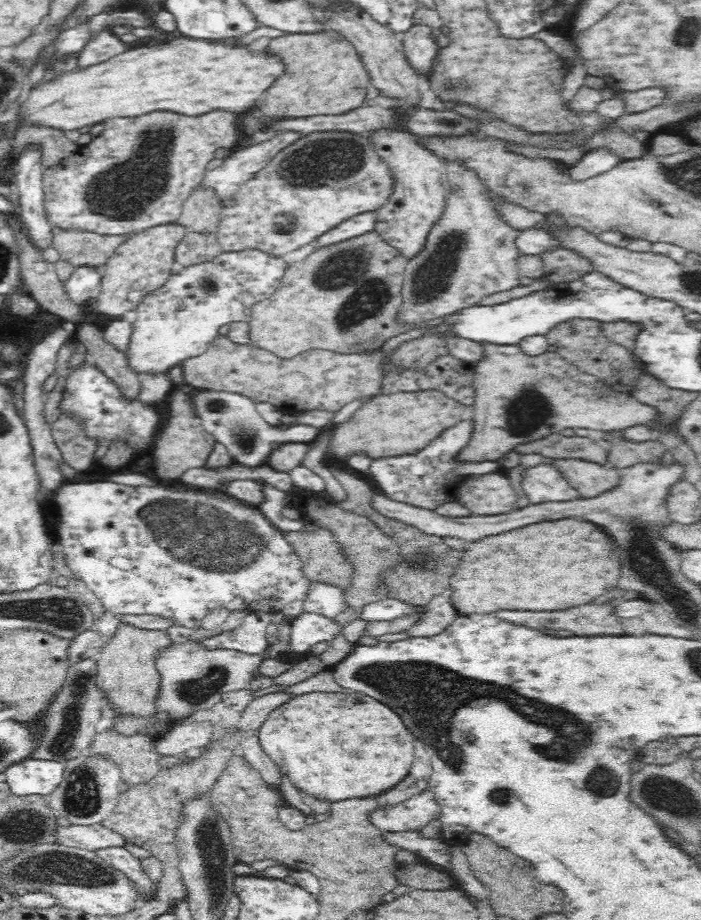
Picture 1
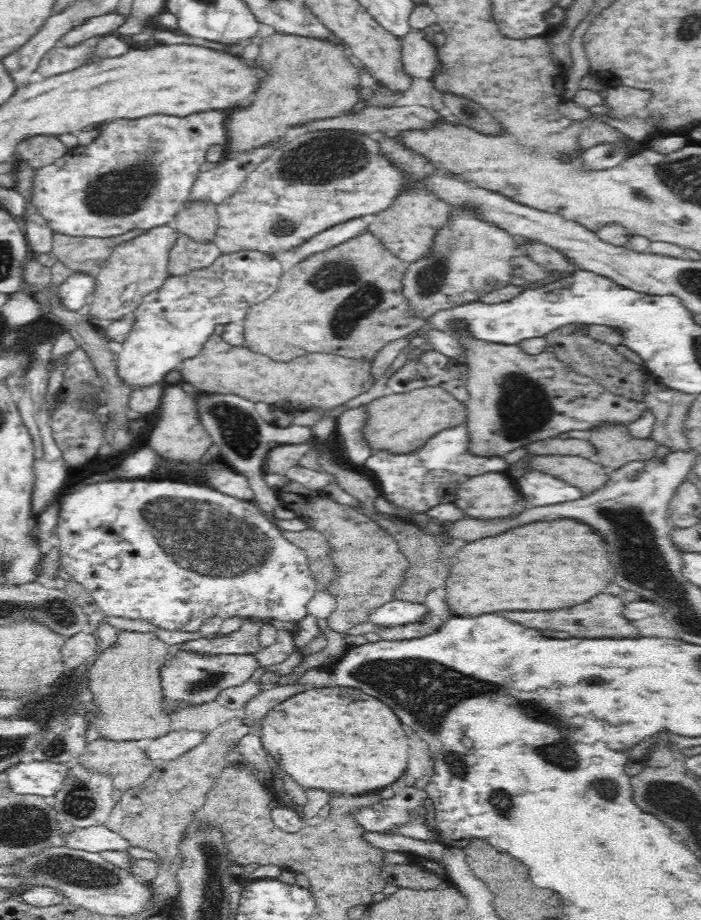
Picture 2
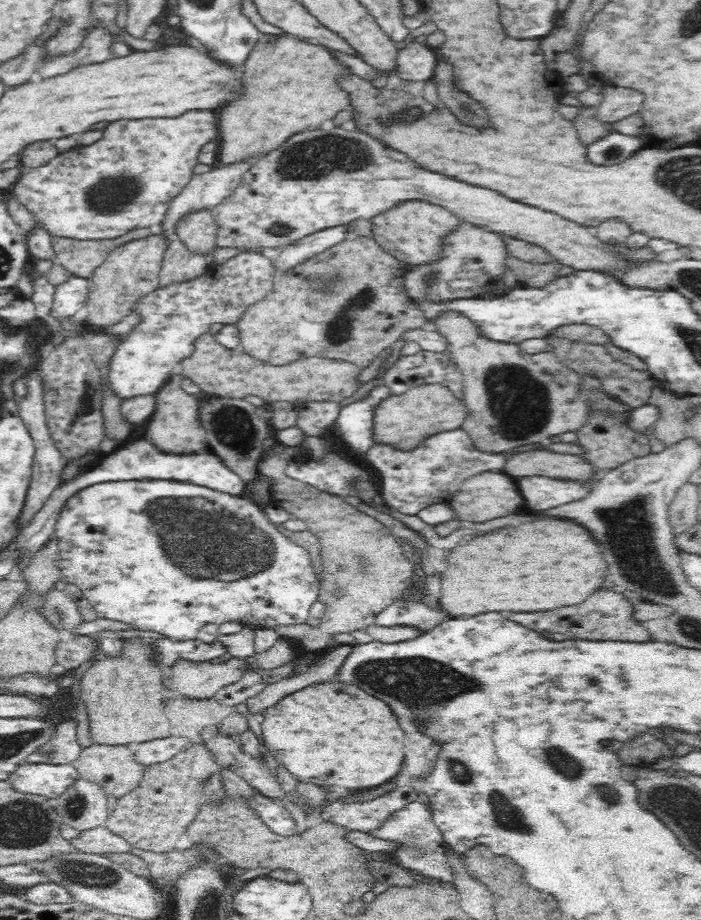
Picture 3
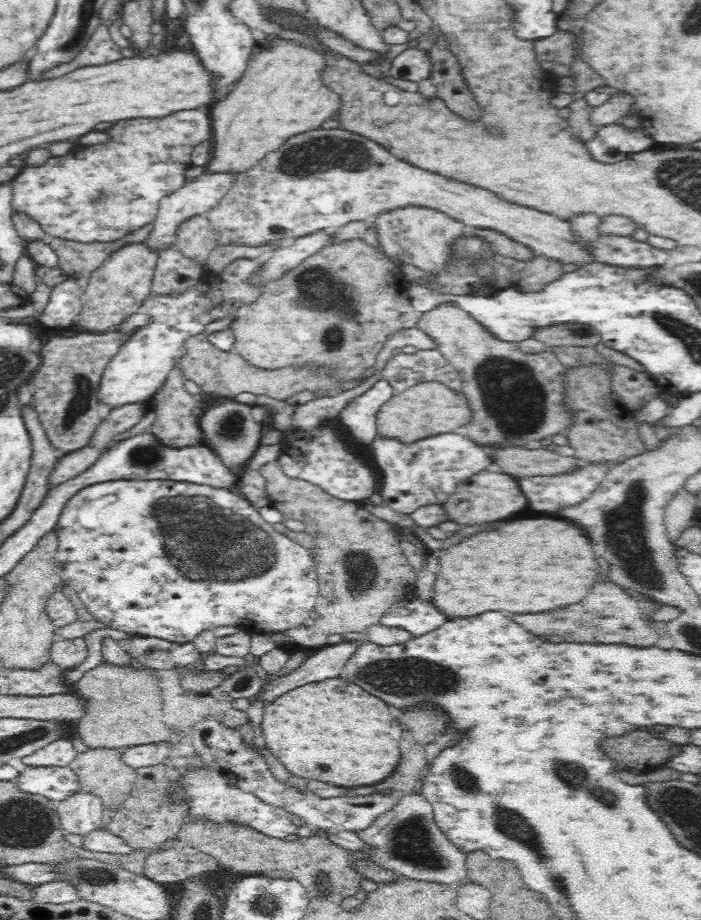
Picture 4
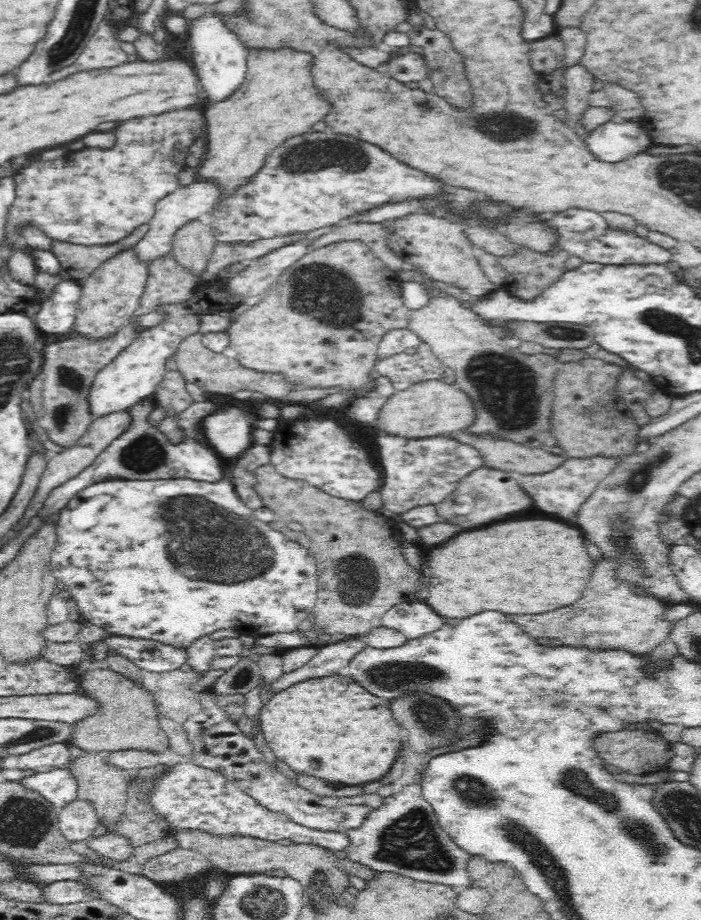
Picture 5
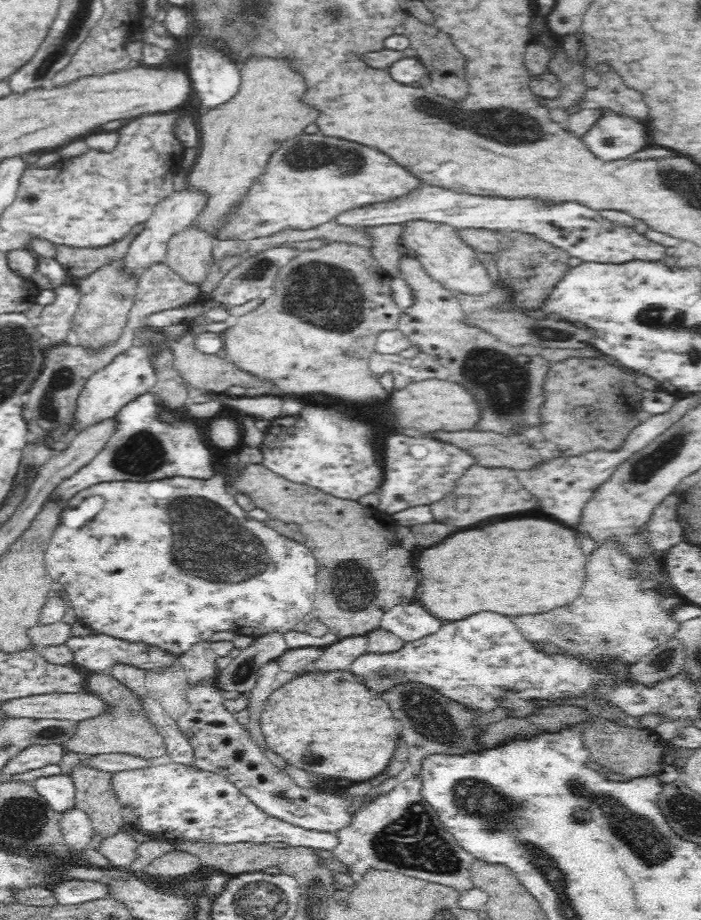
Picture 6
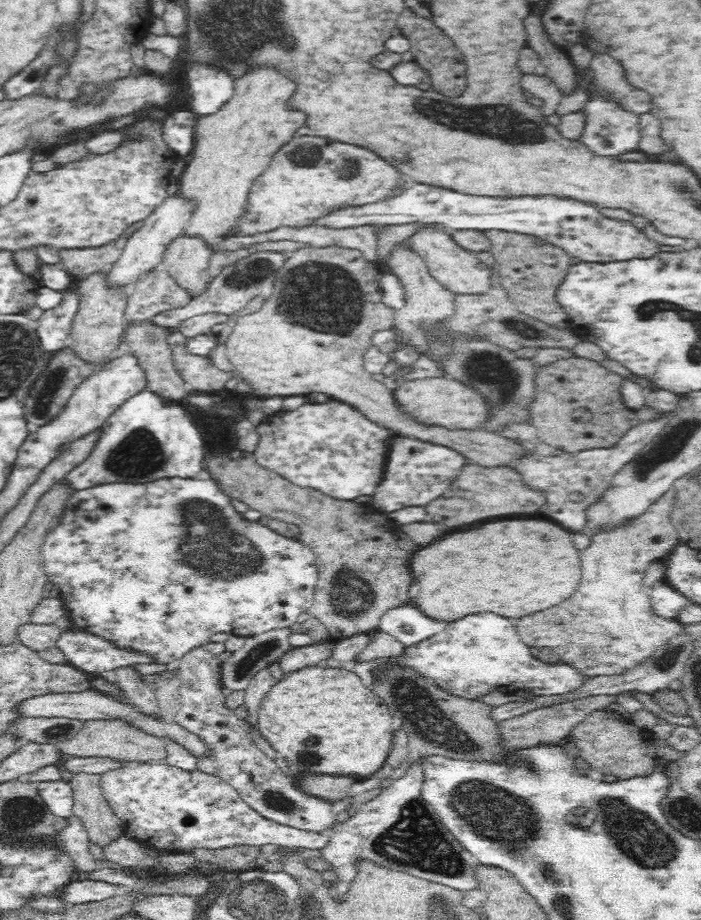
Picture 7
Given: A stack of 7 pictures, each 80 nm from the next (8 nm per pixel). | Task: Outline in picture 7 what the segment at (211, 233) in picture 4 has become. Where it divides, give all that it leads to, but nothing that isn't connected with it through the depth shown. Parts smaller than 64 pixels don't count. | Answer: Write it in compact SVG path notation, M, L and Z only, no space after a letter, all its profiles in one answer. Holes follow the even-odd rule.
M178 236L174 238L163 256L160 268L188 293L191 299L204 294L210 282L208 266L213 252L199 238Z

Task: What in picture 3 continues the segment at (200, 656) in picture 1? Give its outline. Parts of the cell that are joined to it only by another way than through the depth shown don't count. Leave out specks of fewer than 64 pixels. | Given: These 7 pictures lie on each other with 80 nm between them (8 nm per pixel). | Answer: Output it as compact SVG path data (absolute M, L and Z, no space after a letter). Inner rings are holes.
M230 658L223 662L184 662L178 660L170 667L169 688L186 698L210 699L227 684L236 682L244 671L248 671L246 659Z

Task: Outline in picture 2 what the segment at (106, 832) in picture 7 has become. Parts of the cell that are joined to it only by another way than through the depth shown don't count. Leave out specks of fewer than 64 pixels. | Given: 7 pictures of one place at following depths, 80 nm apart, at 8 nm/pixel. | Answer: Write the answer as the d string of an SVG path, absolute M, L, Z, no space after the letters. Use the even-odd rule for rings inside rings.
M94 739L87 744L87 748L76 761L83 770L90 774L107 776L115 790L129 791L131 788L141 785L154 770L156 762L148 760L145 752L139 748L139 742L110 743L110 740Z

